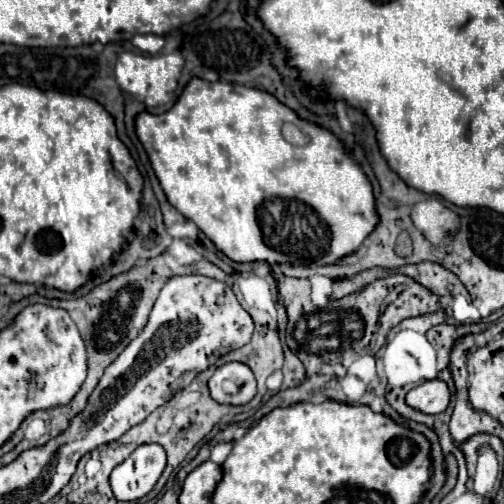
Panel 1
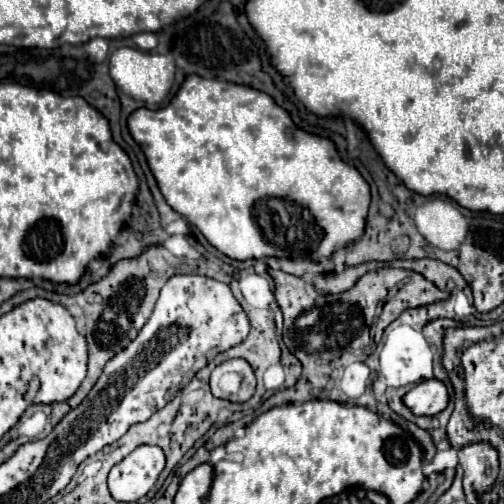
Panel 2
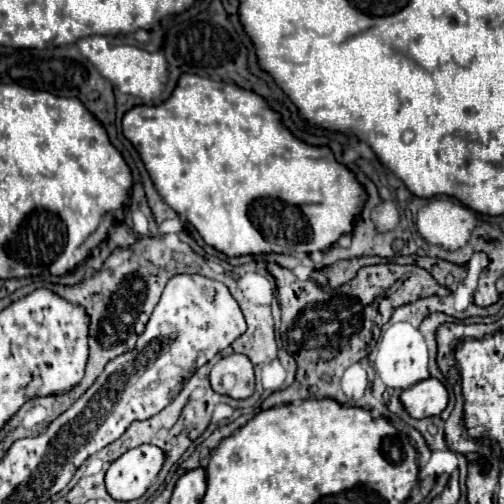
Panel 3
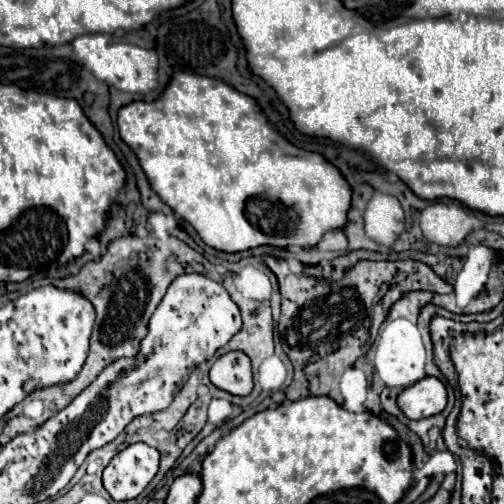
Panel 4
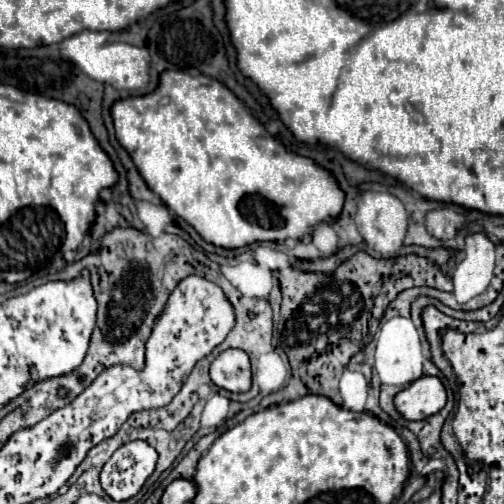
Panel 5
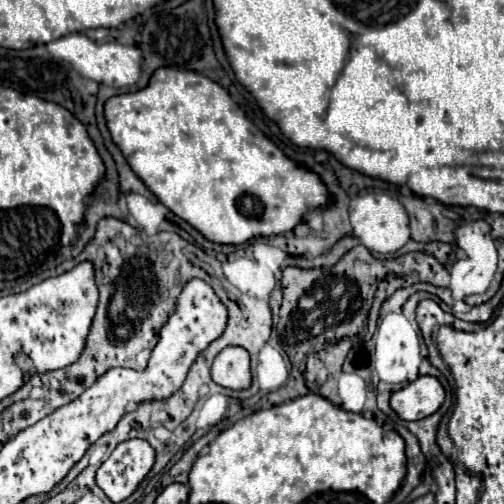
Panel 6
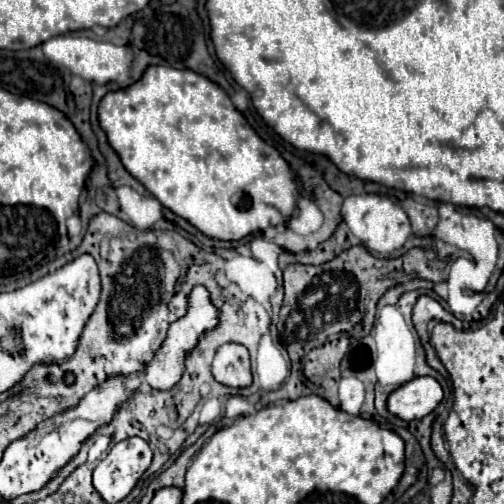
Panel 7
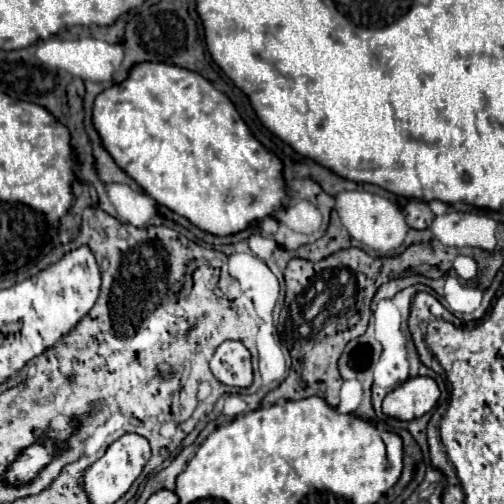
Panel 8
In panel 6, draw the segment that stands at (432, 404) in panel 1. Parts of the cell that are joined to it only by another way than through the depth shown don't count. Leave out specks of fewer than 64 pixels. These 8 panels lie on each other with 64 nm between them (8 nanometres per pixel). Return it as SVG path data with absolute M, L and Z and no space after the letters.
M418 376L390 398L392 410L402 420L422 420L434 414L444 402L444 388L434 376Z

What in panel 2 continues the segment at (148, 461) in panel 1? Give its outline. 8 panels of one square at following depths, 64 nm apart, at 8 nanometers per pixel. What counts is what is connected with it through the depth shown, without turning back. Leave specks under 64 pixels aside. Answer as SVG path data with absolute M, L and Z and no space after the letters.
M138 446L108 474L108 488L114 500L132 502L150 492L164 468L160 446Z

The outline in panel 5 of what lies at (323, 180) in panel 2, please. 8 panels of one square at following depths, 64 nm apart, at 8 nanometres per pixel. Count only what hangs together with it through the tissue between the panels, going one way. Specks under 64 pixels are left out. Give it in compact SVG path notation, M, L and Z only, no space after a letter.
M166 70L152 94L118 100L112 106L112 118L118 142L132 156L148 188L208 244L232 250L254 242L304 240L306 236L314 236L318 224L340 218L346 194L332 172L318 166L312 158L284 148L284 144L268 134L260 120L246 110L240 98L214 78Z

